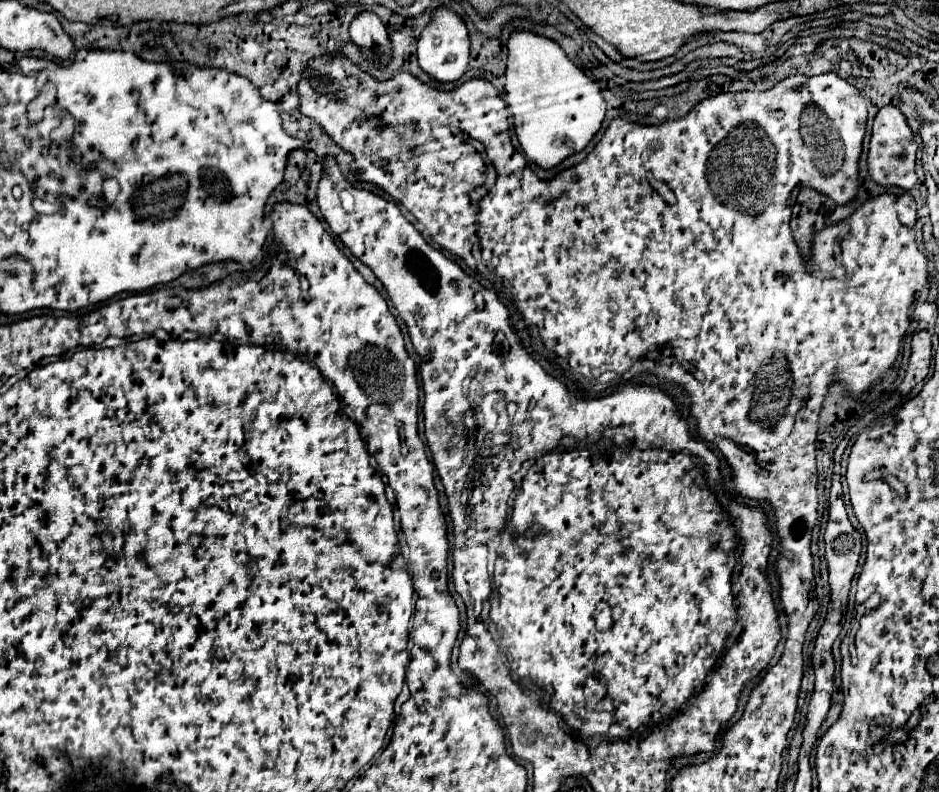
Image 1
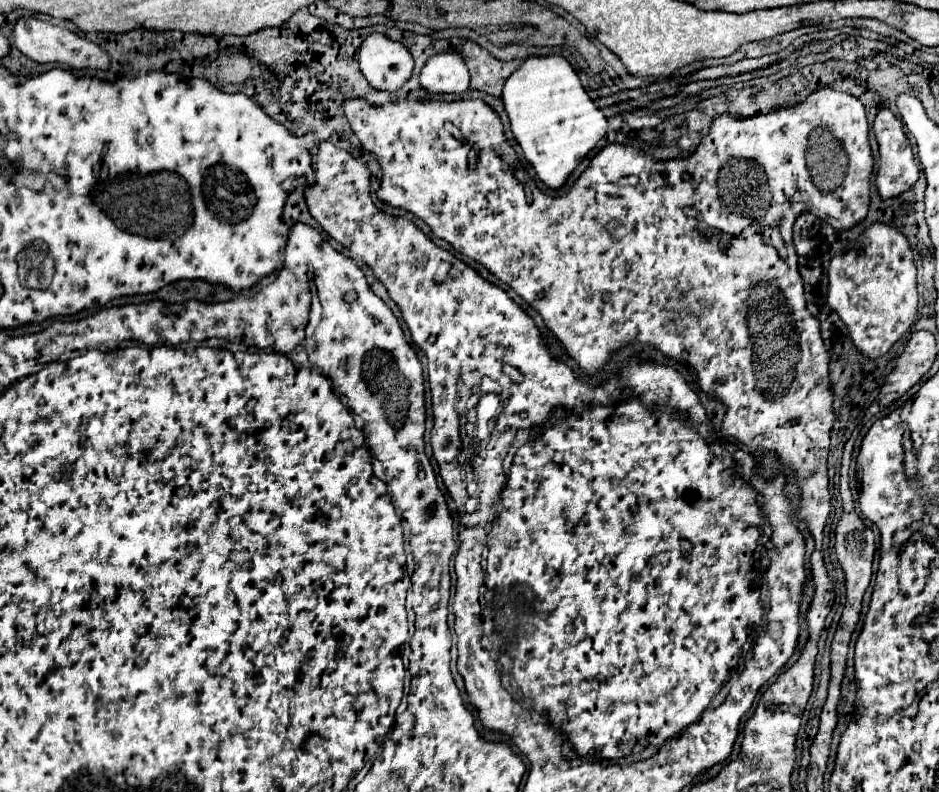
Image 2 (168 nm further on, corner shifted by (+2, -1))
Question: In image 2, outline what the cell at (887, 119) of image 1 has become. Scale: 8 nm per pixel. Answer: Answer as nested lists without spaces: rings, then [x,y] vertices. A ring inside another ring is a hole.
[[[889,108],[879,110],[875,124],[873,124],[873,132],[875,132],[875,138],[879,142],[879,168],[877,168],[875,184],[877,184],[881,198],[887,200],[887,198],[899,196],[899,194],[907,192],[909,188],[913,188],[913,184],[919,178],[919,168],[915,164],[913,150],[911,150],[911,144],[907,140],[907,134],[903,130],[903,124]]]

